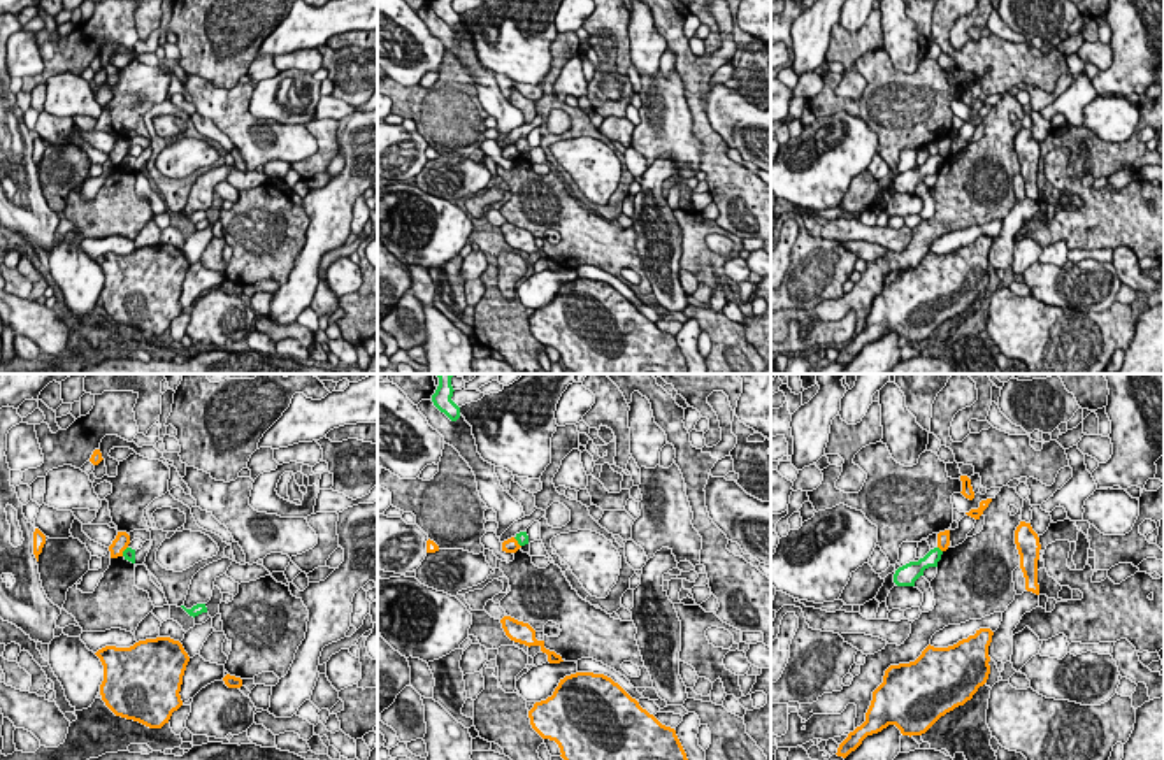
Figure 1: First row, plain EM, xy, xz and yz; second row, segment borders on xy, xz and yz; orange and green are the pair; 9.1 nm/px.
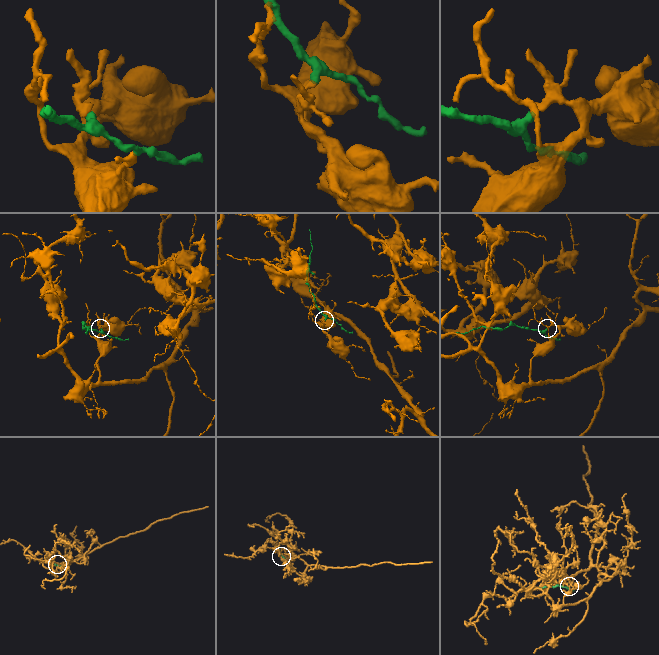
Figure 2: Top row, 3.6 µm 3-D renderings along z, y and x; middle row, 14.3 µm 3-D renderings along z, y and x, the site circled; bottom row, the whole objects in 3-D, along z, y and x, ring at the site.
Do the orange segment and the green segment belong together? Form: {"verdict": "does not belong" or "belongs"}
{"verdict": "does not belong"}

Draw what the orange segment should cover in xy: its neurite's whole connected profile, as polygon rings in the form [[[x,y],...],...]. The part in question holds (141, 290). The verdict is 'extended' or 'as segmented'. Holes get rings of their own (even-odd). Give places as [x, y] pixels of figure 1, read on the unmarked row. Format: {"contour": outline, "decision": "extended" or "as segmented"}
{"contour": [[[156,244],[139,247],[130,255],[105,253],[95,262],[104,272],[102,307],[116,323],[139,328],[149,335],[162,335],[172,319],[183,312],[179,298],[190,263],[179,247]]], "decision": "as segmented"}

